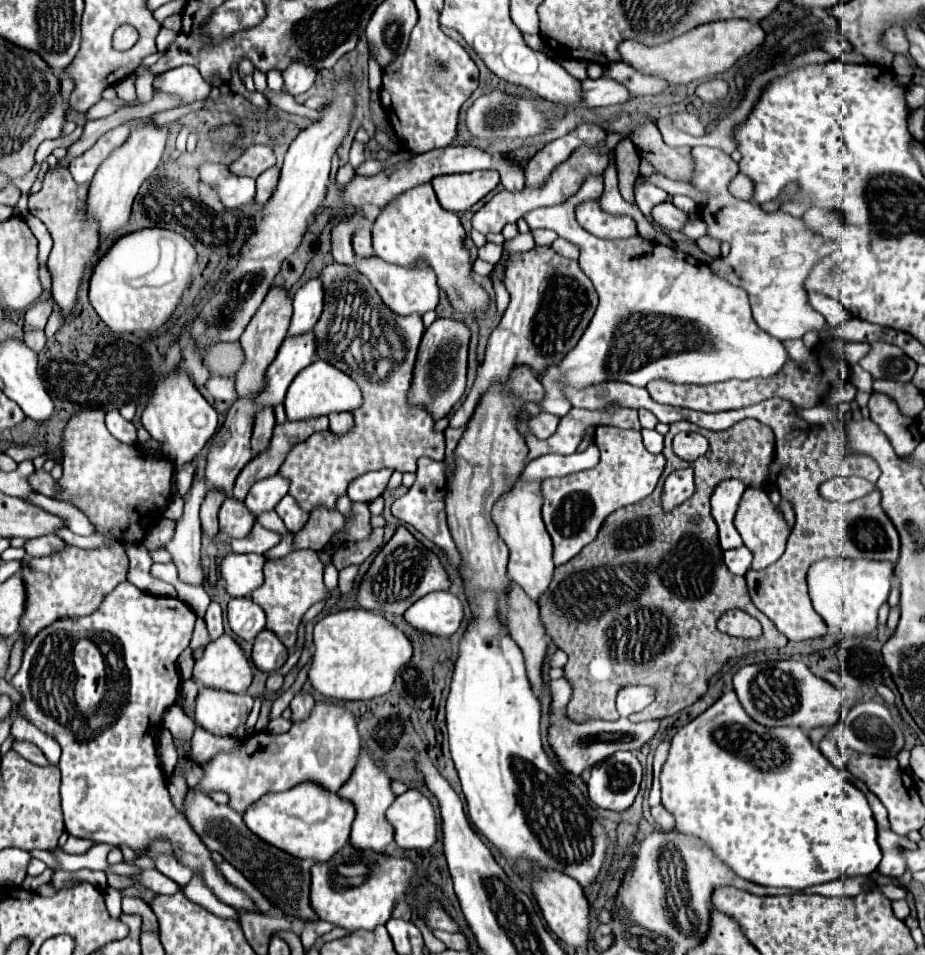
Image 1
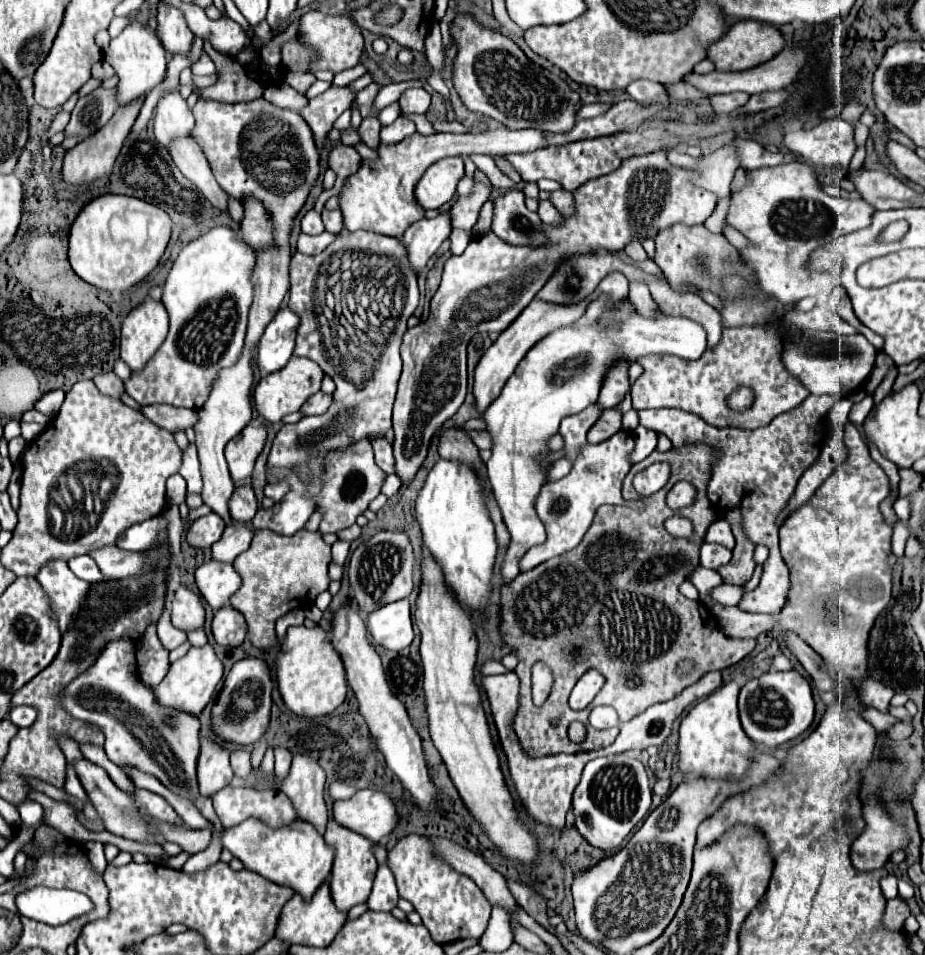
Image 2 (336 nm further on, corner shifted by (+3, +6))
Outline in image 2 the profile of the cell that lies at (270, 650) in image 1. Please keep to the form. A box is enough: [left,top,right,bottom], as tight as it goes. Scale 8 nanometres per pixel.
[212,658,272,746]

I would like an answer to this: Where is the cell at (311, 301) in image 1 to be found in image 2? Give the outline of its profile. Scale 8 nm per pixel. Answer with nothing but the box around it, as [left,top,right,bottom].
[256,308,298,374]

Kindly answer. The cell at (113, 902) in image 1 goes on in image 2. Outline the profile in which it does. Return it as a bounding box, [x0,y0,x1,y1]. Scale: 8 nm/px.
[86,842,106,872]

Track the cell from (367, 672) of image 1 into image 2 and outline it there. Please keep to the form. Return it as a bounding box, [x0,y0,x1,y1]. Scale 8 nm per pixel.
[274,626,346,718]

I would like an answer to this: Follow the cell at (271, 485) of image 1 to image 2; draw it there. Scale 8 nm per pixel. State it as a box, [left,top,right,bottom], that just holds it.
[212,522,252,562]

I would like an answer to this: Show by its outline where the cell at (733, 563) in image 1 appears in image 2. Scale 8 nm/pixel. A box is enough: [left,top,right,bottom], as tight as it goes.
[700,542,732,570]

